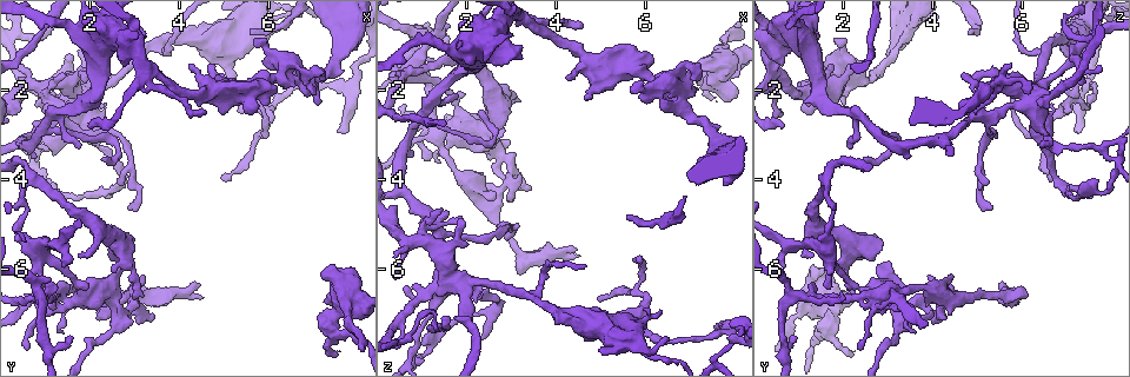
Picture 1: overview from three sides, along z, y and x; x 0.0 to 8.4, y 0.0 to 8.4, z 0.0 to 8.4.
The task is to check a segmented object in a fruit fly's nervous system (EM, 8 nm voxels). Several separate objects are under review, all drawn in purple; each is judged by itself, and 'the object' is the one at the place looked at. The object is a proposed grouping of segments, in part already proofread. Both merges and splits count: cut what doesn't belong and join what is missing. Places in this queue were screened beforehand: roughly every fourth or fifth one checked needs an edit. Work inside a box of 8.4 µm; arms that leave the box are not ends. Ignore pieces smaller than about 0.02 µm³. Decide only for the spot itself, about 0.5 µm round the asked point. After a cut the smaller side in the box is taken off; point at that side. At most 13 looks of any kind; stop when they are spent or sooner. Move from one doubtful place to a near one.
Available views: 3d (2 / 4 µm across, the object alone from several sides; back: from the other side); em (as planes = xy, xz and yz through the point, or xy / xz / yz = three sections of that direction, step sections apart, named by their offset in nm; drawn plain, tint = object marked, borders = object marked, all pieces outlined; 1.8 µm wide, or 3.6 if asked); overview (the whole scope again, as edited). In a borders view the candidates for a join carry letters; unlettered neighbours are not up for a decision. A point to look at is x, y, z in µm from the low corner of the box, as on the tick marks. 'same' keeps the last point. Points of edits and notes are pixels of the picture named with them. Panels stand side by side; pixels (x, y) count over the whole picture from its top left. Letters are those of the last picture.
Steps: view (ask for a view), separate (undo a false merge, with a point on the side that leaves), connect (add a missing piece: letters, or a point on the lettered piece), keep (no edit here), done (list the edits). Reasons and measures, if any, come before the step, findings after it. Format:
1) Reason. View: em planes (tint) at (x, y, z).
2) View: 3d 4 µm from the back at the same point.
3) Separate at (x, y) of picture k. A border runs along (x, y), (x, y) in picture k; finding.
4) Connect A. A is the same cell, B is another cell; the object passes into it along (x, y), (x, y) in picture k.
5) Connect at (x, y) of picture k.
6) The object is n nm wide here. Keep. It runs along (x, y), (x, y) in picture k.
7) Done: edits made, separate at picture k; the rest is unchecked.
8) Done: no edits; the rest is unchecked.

Free end. View: em planes (tint) at (7.10, 2.30, 2.10).

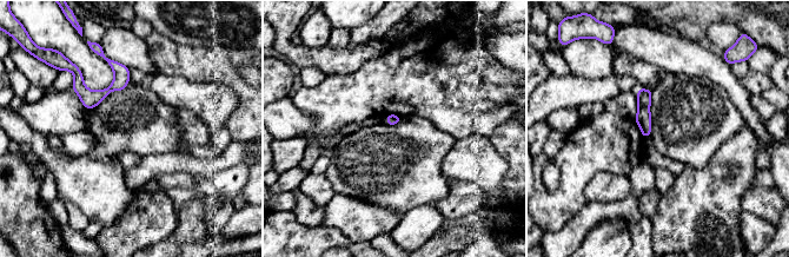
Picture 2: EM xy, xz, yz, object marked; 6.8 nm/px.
What lies round it. View: em planes (borders) at the same point.

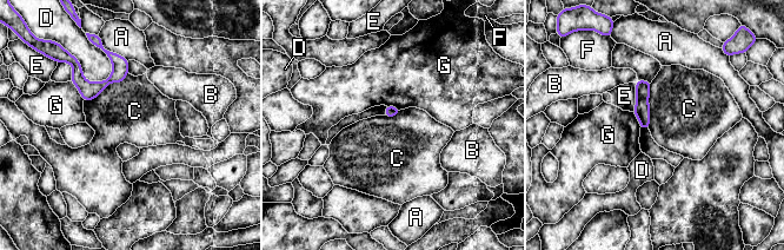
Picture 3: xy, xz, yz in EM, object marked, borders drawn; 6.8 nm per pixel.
Keep. A, B, C, D, E, F and G are other cells; a border runs along (128, 73), (84, 100) in picture 3; no lettered piece goes on from it.

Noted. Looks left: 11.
Three arms meet. View: em xy step 4 (tint) at (4.70, 2.00, 1.30).

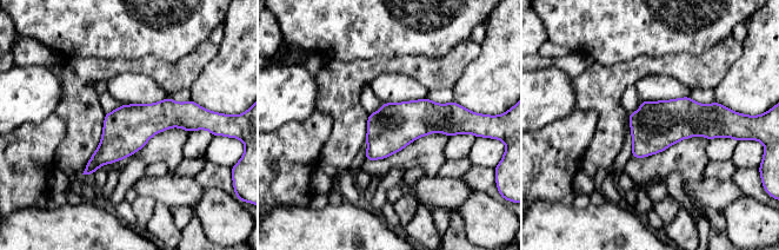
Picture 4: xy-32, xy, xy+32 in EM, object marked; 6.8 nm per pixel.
View: em yz step 4 (borders) at the same point.

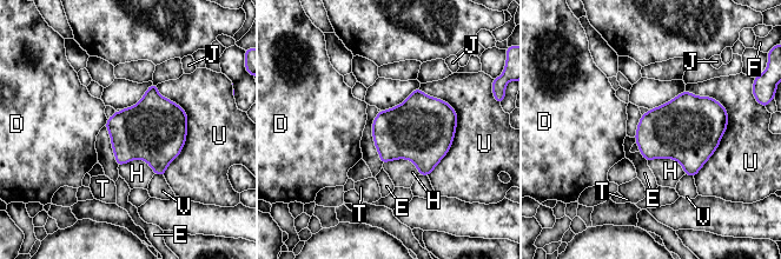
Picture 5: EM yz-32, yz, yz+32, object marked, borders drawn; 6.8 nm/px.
The object is 380 nm wide here. Keep. D, E, F, H, J, T, U and V are other cells; a border runs along (640, 151), (647, 161) in picture 5; all the same neuron.

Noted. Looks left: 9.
Thick turns thin. View: 3d 4 µm at (2.45, 6.75, 4.50).

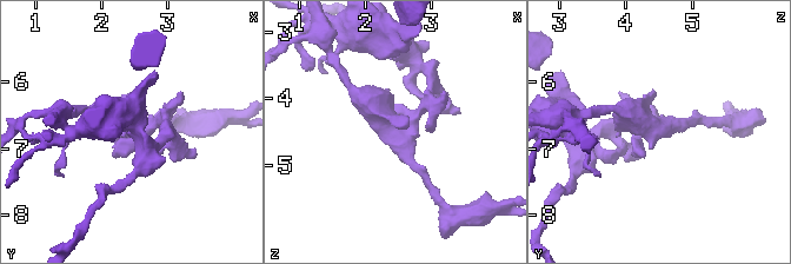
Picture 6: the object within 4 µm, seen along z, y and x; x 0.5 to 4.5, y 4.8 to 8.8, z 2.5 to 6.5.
Need the tissue. View: em planes (borders) at (2.40, 6.70, 4.50).

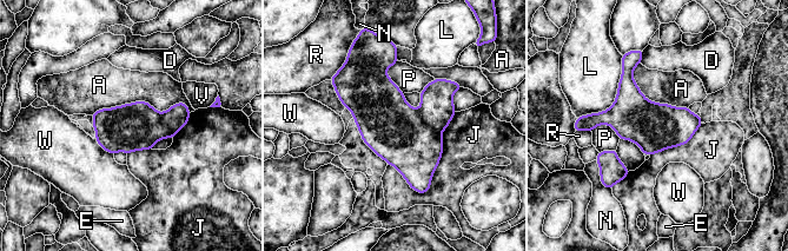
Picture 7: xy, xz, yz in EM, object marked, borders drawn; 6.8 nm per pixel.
Separate at (436, 110) of picture 7. A, D, E, J, L, N, P, R, V and W are other cells; a border runs along (418, 110), (422, 120), (441, 133) in picture 7; a second neuron is stuck on.

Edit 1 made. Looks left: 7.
See it whole again. View: overview.

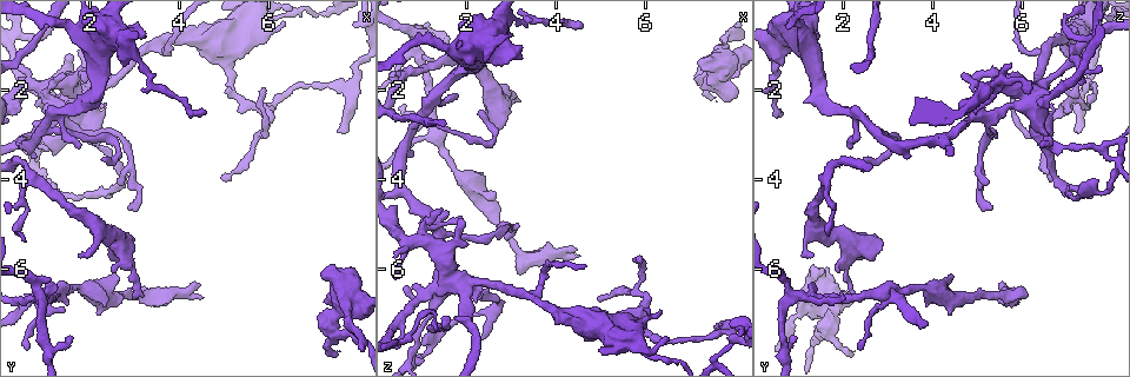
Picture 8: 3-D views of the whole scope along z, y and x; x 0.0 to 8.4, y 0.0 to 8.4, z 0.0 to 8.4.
End of a long branch. View: em planes (borders) at (2.85, 4.65, 5.30).

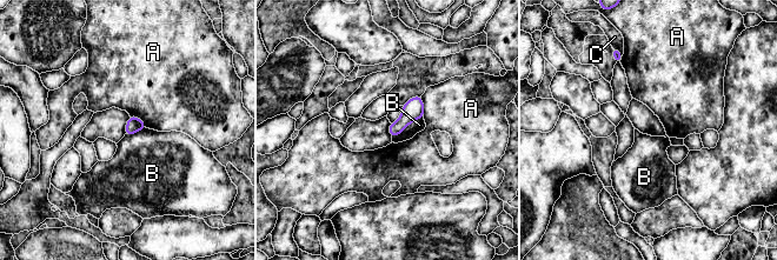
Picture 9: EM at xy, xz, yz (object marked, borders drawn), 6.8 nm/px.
The longest contact is with B, 260 nm. Keep. A, B and C are other cells; none of them fits.

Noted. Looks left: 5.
Branch point. View: 3d 2 µm at (1.30, 2.50, 5.00).

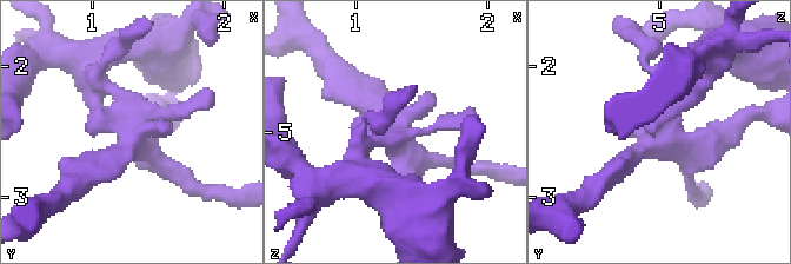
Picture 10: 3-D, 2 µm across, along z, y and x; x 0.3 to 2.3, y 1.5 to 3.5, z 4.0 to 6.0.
Shape alone is not enough. View: em yz step 4 (tint) at (1.28, 2.52, 4.98).

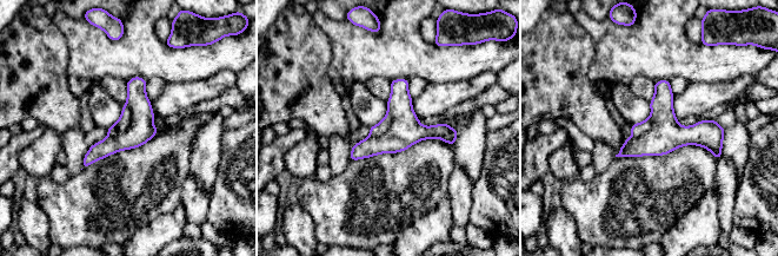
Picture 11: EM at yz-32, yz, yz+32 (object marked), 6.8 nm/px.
View: em planes (borders) at the same point.

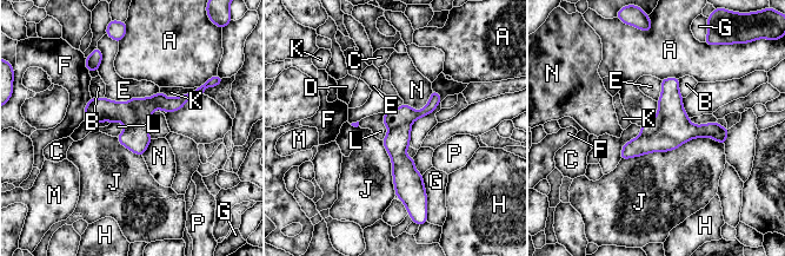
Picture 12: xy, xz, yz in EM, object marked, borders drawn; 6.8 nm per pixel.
The object is 170 nm wide here. Separate at (653, 125) of picture 12. A, B, C, D, E, F, G, H, J, K, L, M, N and P are other cells; the part that leaves runs along (437, 97), (421, 113), (385, 118) in picture 12; a second neuron is stuck on.

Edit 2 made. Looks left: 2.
Done: edits made, separate at picture 7, separate at picture 12; the rest is unchecked.

